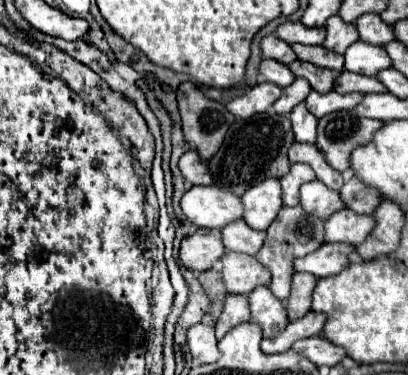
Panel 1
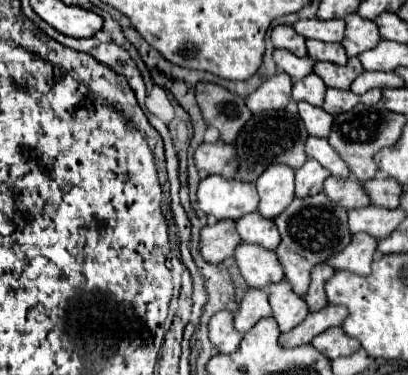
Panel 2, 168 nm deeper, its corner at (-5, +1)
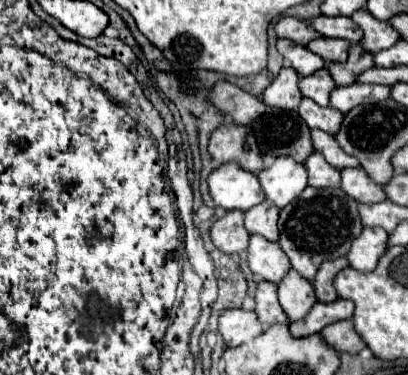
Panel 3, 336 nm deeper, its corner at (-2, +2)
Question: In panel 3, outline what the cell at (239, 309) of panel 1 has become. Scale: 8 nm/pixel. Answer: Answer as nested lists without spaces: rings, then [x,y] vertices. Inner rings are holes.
[[[260,282],[256,290],[256,314],[260,322],[268,328],[272,324],[290,324],[286,312],[282,310],[278,302],[276,284],[272,282]]]

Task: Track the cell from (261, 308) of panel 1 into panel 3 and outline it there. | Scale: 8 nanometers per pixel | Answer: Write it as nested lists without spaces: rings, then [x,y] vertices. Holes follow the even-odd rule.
[[[290,270],[288,276],[278,284],[278,298],[292,322],[304,318],[318,300],[312,282],[308,282],[296,270]]]

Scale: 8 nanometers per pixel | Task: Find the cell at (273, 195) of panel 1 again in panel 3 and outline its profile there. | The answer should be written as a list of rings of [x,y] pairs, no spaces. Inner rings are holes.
[[[288,156],[276,158],[270,168],[258,174],[258,178],[266,192],[266,198],[280,208],[290,204],[290,200],[308,186],[306,166]]]

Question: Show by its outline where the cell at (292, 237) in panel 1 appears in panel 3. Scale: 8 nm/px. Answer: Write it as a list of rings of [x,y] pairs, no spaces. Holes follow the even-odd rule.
[[[308,186],[288,206],[280,210],[280,240],[278,244],[290,258],[294,270],[312,280],[318,266],[326,260],[336,260],[348,254],[352,242],[362,234],[364,226],[358,214],[358,202],[344,194],[342,188],[312,188]]]

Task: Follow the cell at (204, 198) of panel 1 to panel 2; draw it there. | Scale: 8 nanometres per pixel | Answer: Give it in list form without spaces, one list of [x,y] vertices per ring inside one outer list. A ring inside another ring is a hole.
[[[209,175],[199,183],[197,201],[205,215],[237,221],[257,209],[257,191],[253,191],[253,183],[237,183],[237,179]]]

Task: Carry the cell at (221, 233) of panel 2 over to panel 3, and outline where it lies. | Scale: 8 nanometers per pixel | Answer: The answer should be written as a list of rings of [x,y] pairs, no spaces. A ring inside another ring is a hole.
[[[230,210],[222,218],[218,218],[212,226],[212,240],[216,248],[226,254],[240,254],[248,248],[250,234],[244,228],[244,212]]]

